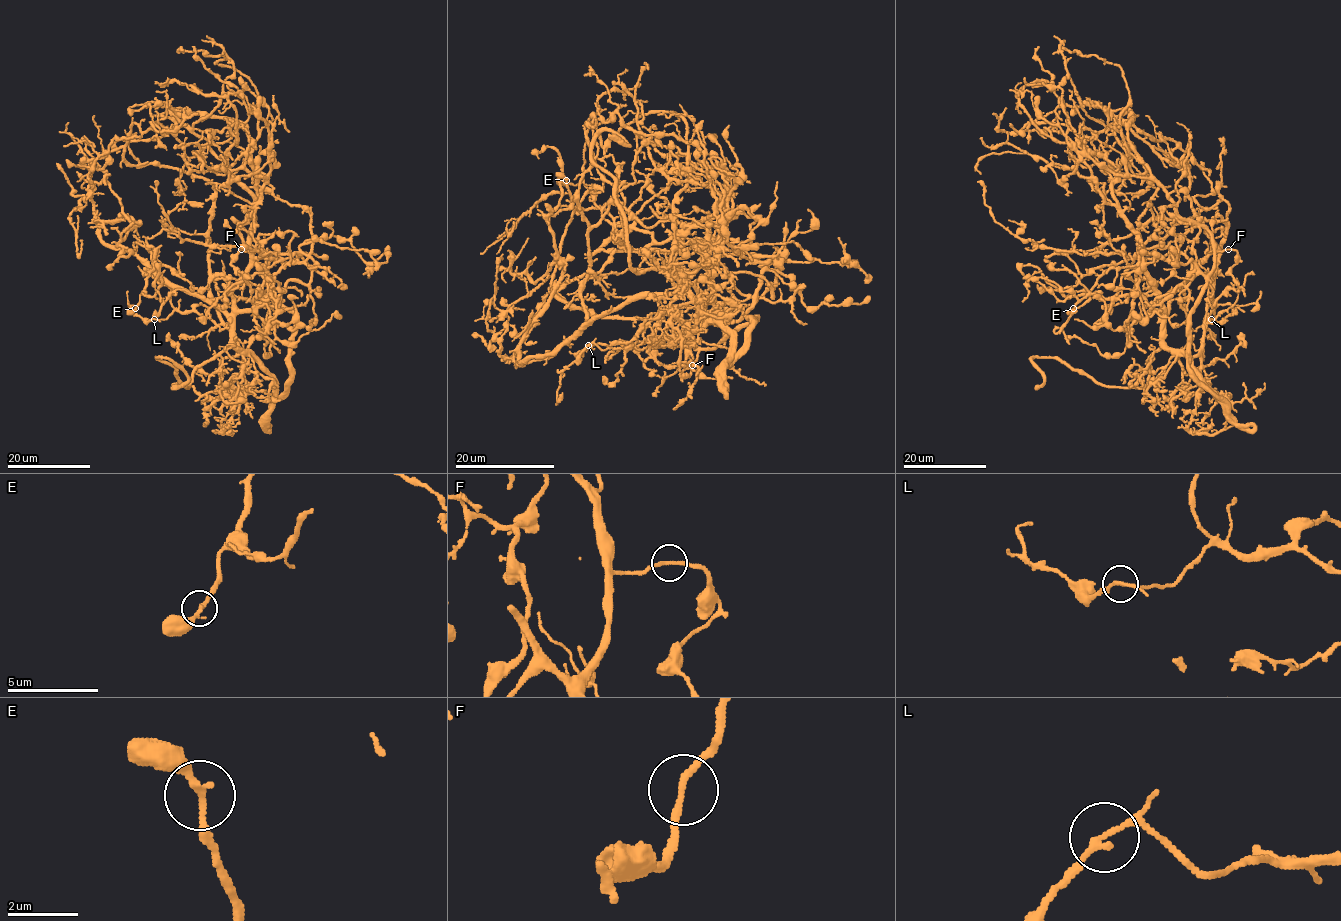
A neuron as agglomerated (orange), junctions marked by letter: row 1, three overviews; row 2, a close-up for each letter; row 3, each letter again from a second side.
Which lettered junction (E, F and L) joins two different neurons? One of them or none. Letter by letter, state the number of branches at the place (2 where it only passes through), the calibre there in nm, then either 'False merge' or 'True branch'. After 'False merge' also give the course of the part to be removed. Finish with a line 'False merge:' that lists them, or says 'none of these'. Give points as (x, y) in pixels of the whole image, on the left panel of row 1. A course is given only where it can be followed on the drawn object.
E: Branches: 2. Thickness 190 nm. True branch
F: Branches: 2. Thickness 180 nm. True branch
L: Branches: 2. Thickness 190 nm. True branch
False merge: none of these

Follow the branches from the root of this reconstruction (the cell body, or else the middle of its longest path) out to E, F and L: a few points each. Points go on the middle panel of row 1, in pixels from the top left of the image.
E: (692, 331), (702, 313), (681, 289), (641, 296), (587, 321), (582, 281), (589, 267), (588, 222), (565, 181)
F: (692, 331), (697, 320), (719, 317), (733, 307), (724, 322), (722, 339), (713, 348), (702, 348), (692, 365)
L: (692, 331), (680, 337), (655, 336), (634, 347), (600, 349), (593, 343), (588, 344)

